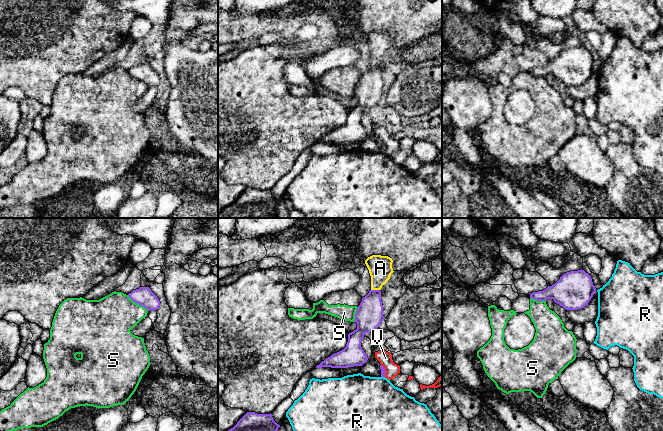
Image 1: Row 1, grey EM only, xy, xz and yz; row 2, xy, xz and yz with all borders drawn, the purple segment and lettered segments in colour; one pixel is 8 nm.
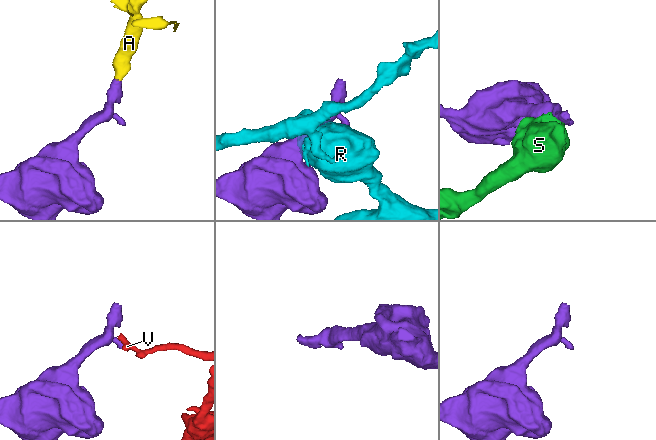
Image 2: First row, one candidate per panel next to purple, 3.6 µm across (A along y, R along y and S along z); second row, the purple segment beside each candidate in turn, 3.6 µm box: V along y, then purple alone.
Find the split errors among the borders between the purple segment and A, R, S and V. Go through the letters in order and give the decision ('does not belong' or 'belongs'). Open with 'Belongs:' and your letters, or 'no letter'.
Belongs: A
A: belongs
R: does not belong
S: does not belong
V: does not belong

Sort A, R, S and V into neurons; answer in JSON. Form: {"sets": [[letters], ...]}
{"sets": [["A"], ["R"], ["S"], ["V"]]}

